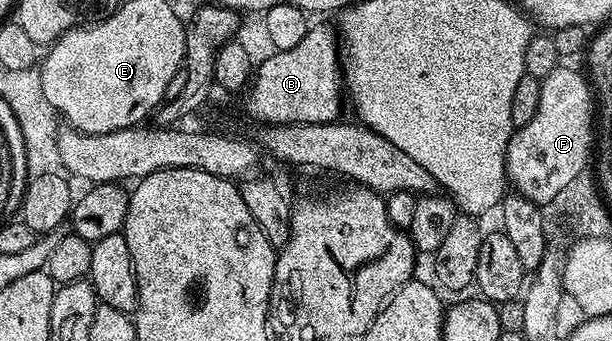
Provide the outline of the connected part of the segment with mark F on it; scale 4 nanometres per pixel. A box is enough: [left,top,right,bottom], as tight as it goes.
[505,64,595,204]

